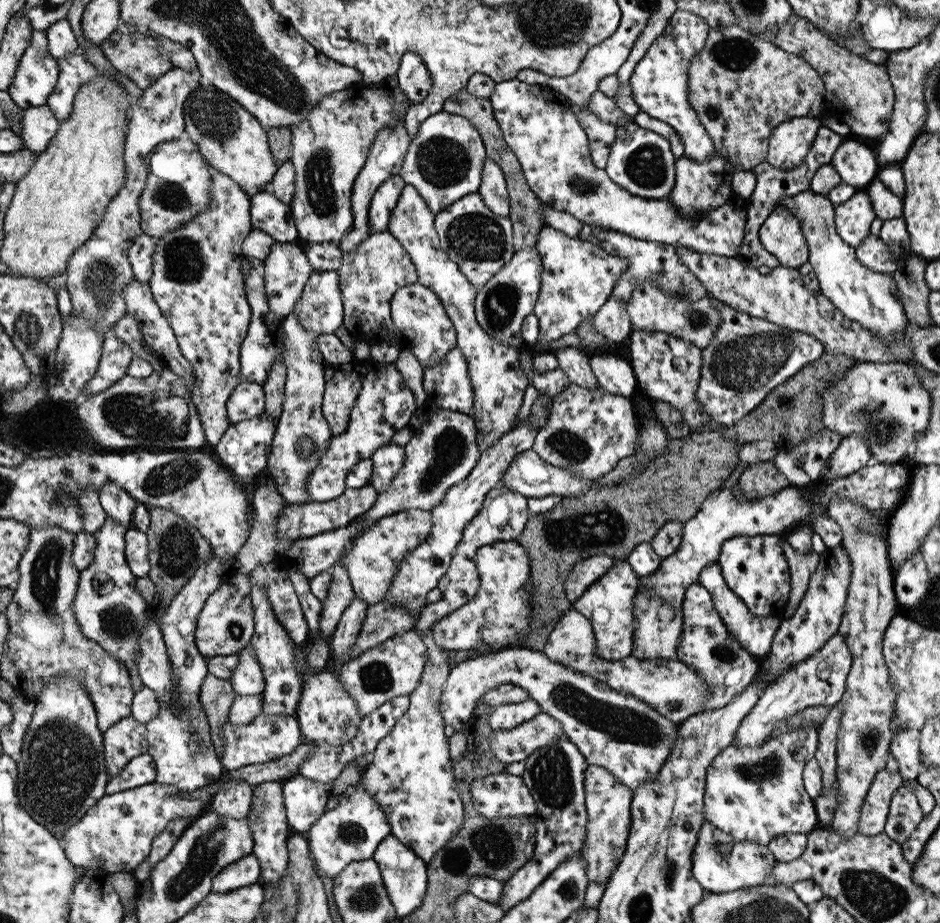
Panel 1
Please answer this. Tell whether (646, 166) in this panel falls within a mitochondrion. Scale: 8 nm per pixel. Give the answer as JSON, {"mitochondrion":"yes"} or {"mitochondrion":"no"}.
{"mitochondrion":"yes"}

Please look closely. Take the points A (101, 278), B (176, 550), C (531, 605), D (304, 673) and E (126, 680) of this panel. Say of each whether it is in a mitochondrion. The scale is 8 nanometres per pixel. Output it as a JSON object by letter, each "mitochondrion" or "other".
{"A":"mitochondrion","B":"mitochondrion","C":"other","D":"other","E":"other"}

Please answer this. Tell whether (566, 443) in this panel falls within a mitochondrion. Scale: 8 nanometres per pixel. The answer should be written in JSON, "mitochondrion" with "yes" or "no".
{"mitochondrion":"yes"}

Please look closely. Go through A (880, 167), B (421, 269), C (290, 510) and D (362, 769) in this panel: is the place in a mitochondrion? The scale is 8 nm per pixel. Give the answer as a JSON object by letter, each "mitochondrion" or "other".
{"A":"other","B":"other","C":"other","D":"other"}

